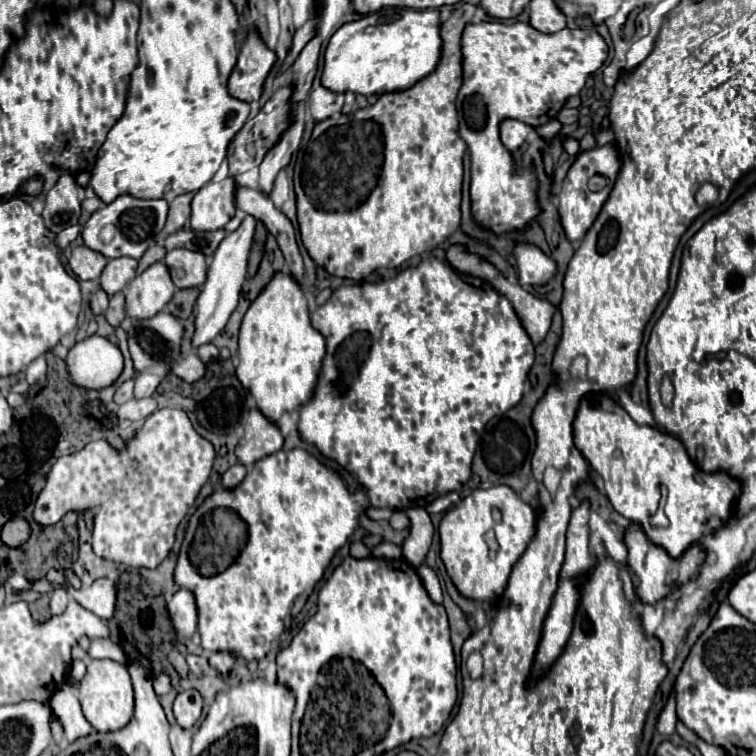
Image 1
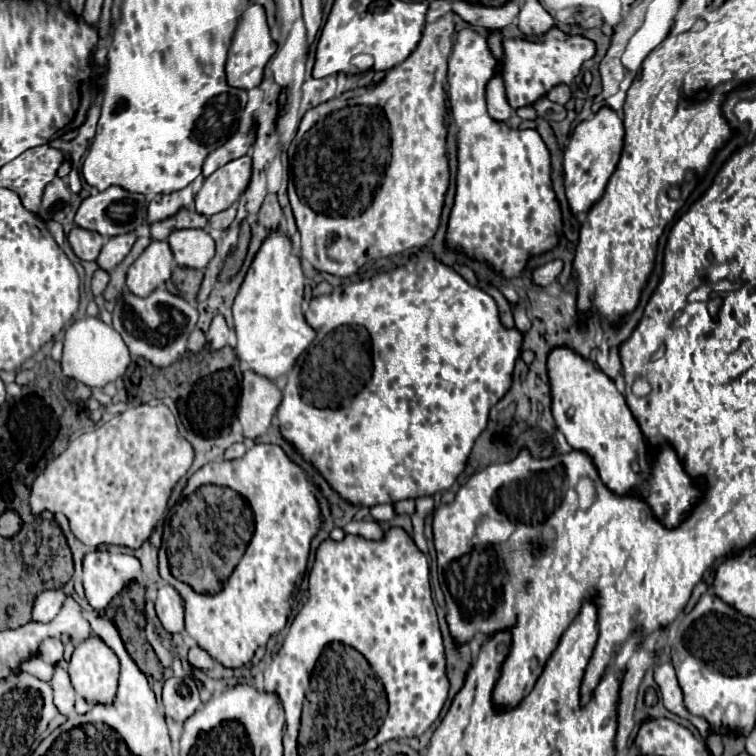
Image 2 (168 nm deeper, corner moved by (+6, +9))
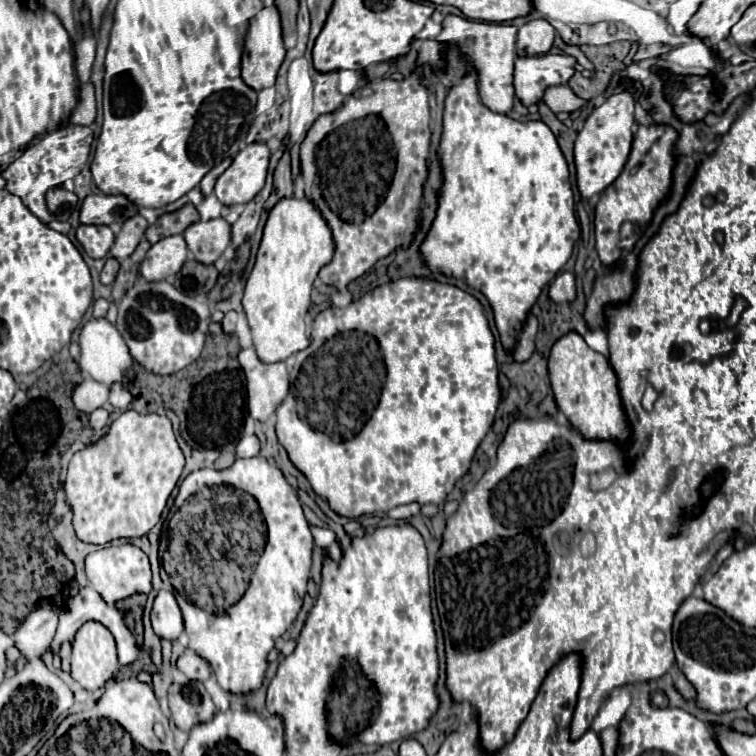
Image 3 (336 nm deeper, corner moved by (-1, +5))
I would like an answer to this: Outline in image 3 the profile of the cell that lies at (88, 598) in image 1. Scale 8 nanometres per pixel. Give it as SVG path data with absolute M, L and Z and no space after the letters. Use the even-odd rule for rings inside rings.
M117 544L95 550L85 558L85 566L89 582L103 596L103 600L107 600L107 604L115 604L117 600L125 600L137 592L149 594L151 590L151 568L147 554L133 544Z

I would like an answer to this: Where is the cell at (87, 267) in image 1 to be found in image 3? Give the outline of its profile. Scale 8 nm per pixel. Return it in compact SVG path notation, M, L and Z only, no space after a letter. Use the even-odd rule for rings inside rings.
M85 226L77 228L77 240L91 258L105 258L113 246L113 230L109 226Z

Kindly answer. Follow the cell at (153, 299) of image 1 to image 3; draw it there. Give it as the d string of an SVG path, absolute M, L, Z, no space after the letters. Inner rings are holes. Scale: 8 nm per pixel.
M183 234L161 238L149 248L145 260L141 262L141 274L151 282L171 280L171 276L175 276L175 272L183 266L187 254L189 248Z

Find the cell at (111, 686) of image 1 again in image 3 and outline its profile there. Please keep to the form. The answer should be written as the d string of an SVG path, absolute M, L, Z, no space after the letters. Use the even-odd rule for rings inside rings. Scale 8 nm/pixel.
M85 622L73 640L71 676L85 690L101 688L117 668L115 640L99 622Z

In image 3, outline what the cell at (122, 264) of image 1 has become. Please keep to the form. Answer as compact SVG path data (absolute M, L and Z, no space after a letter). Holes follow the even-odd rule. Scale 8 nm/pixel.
M141 214L131 216L123 228L119 230L119 234L115 236L115 244L111 248L111 256L115 256L117 260L123 260L127 256L131 256L131 252L137 248L141 236L147 230L147 220Z

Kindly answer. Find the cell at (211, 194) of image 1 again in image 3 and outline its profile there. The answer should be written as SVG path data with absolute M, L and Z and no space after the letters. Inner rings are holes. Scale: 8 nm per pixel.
M253 142L245 146L231 162L231 166L217 178L215 194L225 204L247 204L263 188L267 166L269 166L269 148L265 142Z

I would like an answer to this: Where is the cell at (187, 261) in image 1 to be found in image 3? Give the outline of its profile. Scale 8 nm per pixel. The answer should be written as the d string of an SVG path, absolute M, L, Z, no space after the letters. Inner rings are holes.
M213 218L207 222L199 220L191 224L183 232L183 236L195 260L203 264L213 264L231 244L231 226L225 218Z

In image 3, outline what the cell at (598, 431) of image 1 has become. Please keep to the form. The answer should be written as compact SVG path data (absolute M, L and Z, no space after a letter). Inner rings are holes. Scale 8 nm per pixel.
M567 332L561 336L549 354L549 380L555 400L563 414L583 432L587 438L609 438L625 442L629 438L629 424L627 416L621 406L619 390L617 390L617 376L609 366L609 360L591 350L581 334Z

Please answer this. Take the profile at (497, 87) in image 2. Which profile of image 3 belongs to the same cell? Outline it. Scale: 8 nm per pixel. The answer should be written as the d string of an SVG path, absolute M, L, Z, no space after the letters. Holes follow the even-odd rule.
M449 14L443 20L443 30L435 40L441 44L455 44L461 56L465 58L467 70L477 72L479 98L487 108L499 114L507 114L513 108L513 98L515 98L513 62L515 62L515 40L517 40L515 26L499 26L495 22L477 22Z

